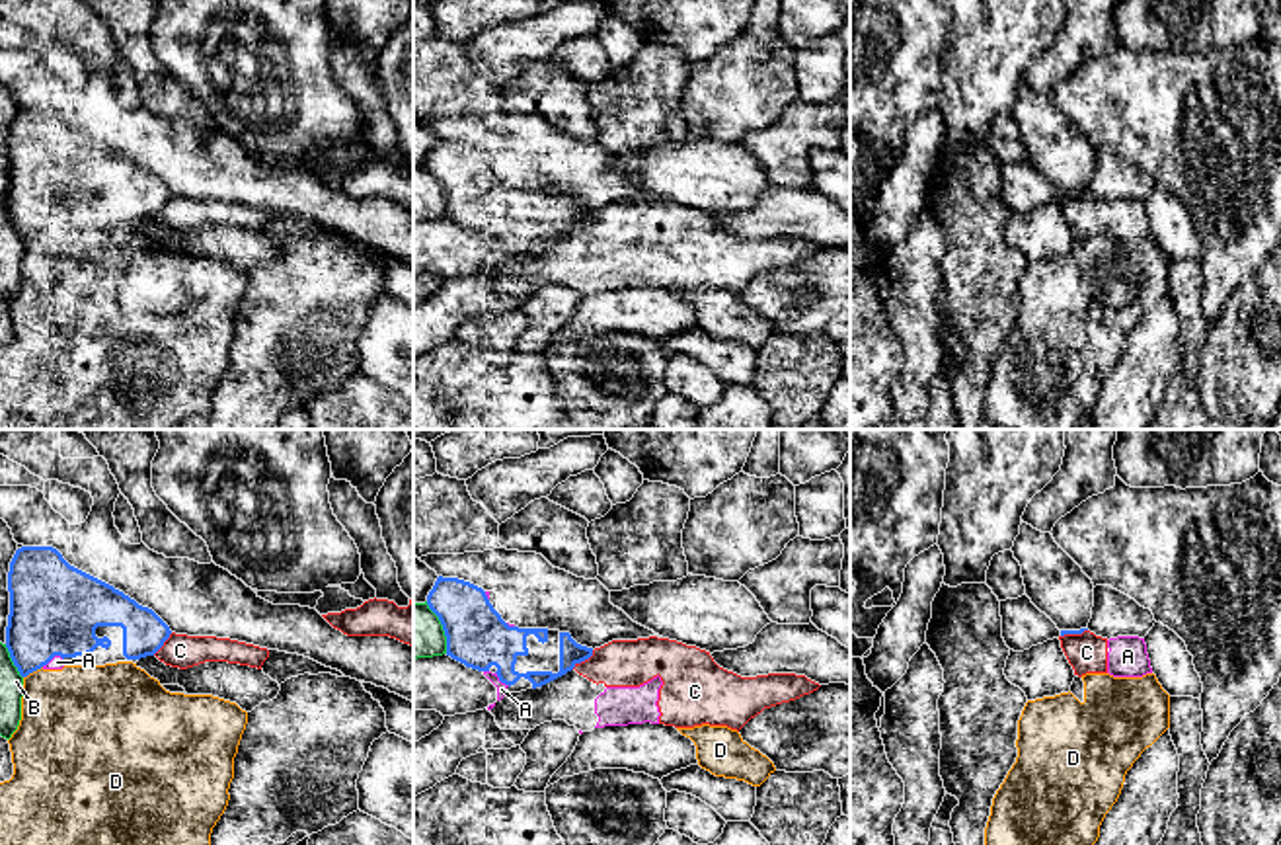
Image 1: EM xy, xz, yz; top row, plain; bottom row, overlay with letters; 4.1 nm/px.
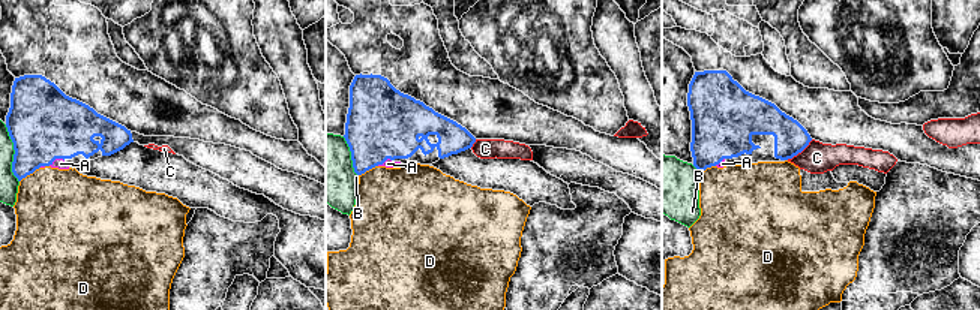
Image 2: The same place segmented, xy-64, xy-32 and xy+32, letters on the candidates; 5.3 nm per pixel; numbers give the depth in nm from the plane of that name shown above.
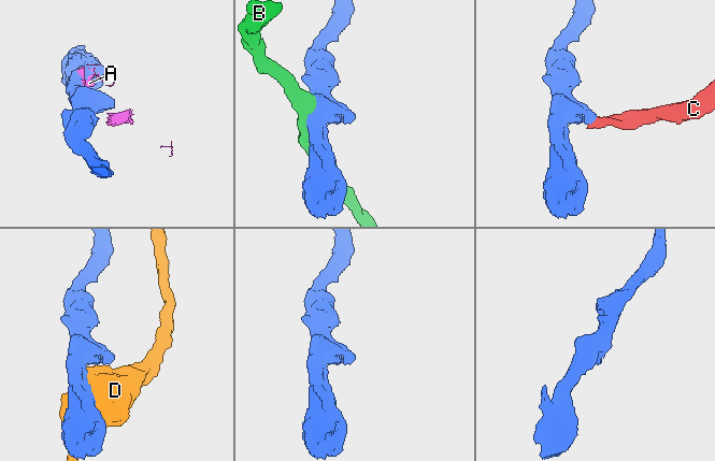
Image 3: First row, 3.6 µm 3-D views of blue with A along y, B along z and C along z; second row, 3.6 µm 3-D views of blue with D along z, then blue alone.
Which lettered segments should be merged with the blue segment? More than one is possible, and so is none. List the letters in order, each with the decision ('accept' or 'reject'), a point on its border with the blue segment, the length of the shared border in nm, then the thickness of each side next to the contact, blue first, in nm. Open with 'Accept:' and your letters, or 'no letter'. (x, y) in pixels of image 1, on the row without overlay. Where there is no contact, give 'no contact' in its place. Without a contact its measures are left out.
Accept: no letter
A: reject; meets blue in xz at (502, 244); contact 90 nm long; 260 nm thick on the blue side, 50 nm on the other
B: reject; meets blue in xy at (12, 223); contact 160 nm long; 360 nm thick on the blue side, 100 nm on the other
C: reject; meets blue in xz at (583, 223); contact 120 nm long; 100 nm thick on the blue side, 190 nm on the other
D: reject; meets blue in xy at (32, 235); contact 90 nm long; 340 nm thick on the blue side, 420 nm on the other

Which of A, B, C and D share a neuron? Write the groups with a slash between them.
A D / B / C

